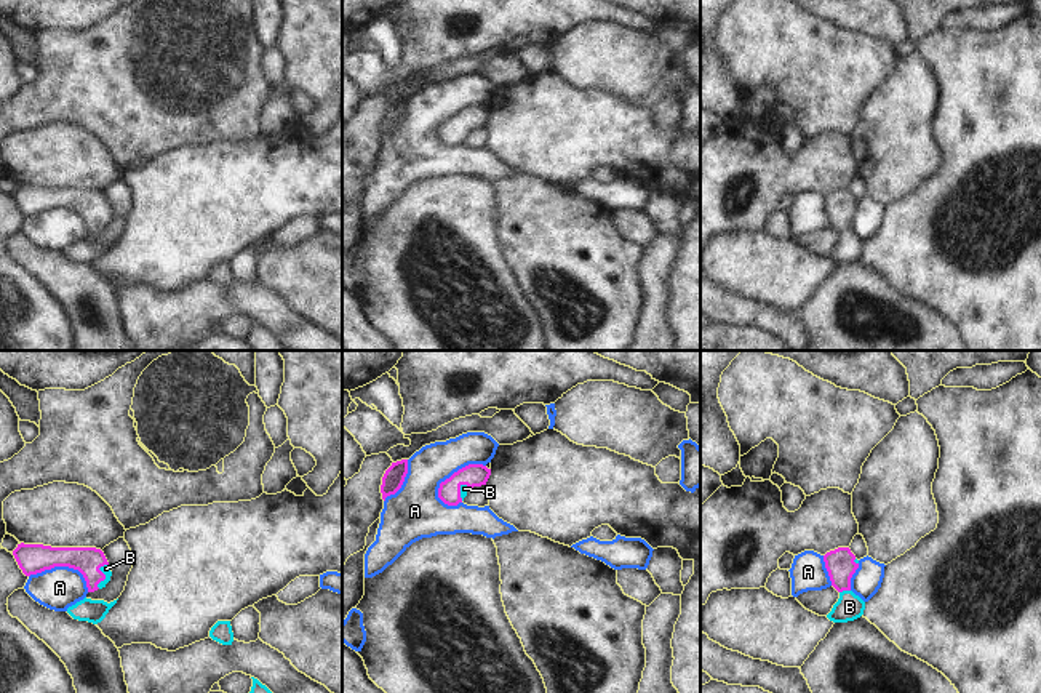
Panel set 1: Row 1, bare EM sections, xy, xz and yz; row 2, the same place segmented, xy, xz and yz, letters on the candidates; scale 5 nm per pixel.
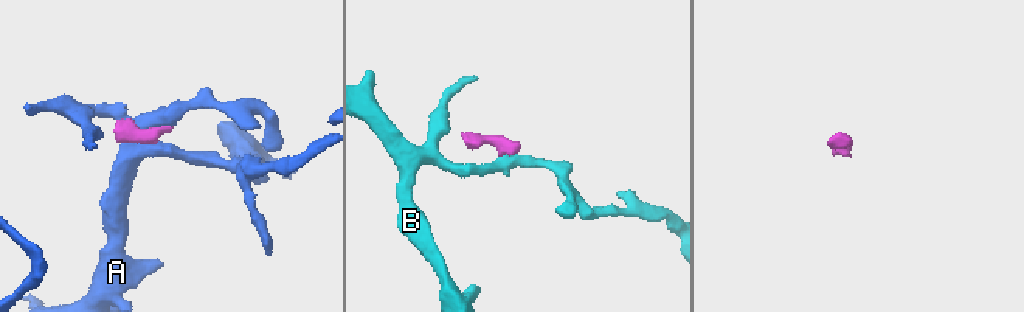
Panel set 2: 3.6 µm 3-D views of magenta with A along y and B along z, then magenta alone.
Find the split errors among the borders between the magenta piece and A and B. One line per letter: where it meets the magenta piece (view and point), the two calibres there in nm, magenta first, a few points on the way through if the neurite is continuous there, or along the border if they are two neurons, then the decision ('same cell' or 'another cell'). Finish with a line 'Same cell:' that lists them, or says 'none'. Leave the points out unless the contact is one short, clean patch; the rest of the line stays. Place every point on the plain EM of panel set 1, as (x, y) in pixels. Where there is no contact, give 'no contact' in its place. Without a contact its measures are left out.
A: meets magenta in xz at (458, 112); 110 nm thick on the magenta side, 220 nm on the other; another cell
B: meets magenta in xy at (104, 216); 140 nm thick on the magenta side, 50 nm on the other; runs through xy (88, 202), (104, 216), (106, 210); same cell
Same cell: B

